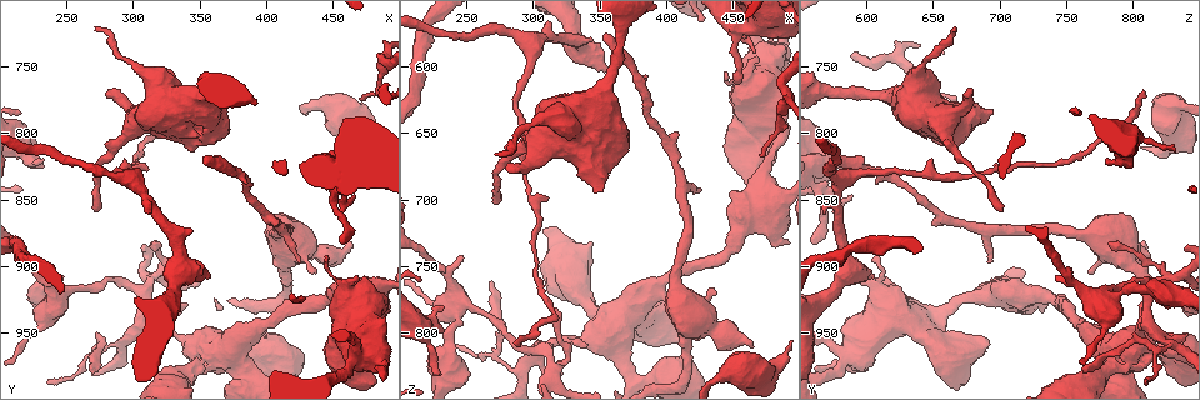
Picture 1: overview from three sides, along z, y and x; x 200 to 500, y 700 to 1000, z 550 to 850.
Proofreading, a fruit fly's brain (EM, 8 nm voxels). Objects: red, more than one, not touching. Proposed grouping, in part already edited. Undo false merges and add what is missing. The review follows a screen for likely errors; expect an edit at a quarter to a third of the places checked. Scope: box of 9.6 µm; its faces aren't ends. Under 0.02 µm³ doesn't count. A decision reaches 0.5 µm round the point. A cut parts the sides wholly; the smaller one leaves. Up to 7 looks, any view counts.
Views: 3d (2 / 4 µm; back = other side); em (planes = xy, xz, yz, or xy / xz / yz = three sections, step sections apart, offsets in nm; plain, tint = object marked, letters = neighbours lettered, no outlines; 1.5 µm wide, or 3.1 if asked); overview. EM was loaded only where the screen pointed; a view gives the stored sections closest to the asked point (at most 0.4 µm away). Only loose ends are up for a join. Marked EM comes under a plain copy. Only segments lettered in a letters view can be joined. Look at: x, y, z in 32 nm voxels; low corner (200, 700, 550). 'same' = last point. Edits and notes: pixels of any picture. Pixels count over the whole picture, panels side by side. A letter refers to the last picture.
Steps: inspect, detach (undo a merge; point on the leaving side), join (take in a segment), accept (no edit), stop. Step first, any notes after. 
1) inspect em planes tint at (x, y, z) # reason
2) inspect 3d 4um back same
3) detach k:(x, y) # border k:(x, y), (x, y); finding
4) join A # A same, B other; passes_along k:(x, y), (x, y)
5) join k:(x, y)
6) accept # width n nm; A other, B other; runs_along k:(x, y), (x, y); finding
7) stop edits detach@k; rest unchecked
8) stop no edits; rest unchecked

inspect em xy step 4 letters at (470, 908, 592) # an open end

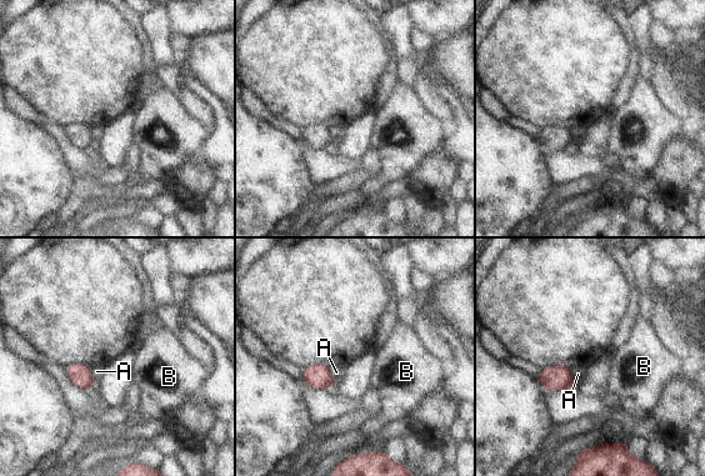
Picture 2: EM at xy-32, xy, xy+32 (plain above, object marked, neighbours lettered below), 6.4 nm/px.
inspect em xz step 8 letters same # cut it another way

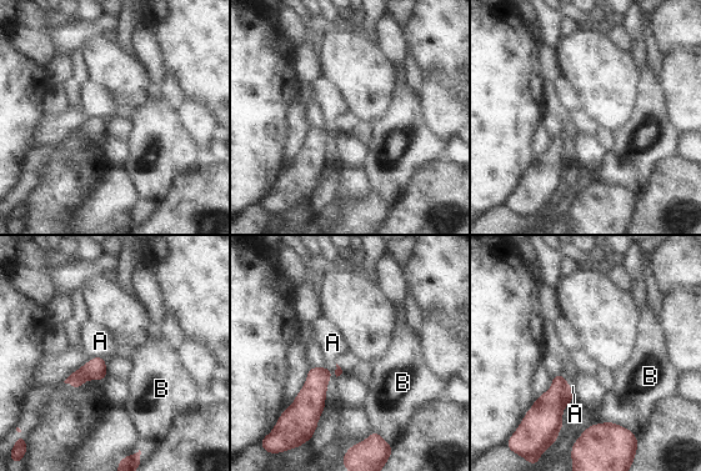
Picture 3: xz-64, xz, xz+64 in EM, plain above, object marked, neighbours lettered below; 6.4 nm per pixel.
accept # longest_contact A 280 nm; A other, B other; border 3:(324, 365), (330, 372), (324, 406); none of them fits

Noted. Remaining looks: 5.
inspect 3d 4um at (354, 822, 576) # an open end

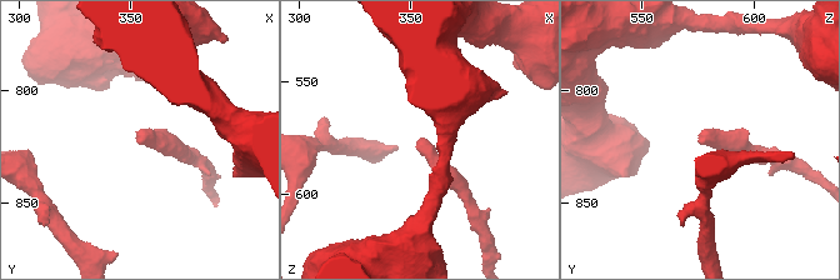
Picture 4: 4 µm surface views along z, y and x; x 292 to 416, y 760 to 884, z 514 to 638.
inspect em xy step 8 letters at (355, 820, 577)

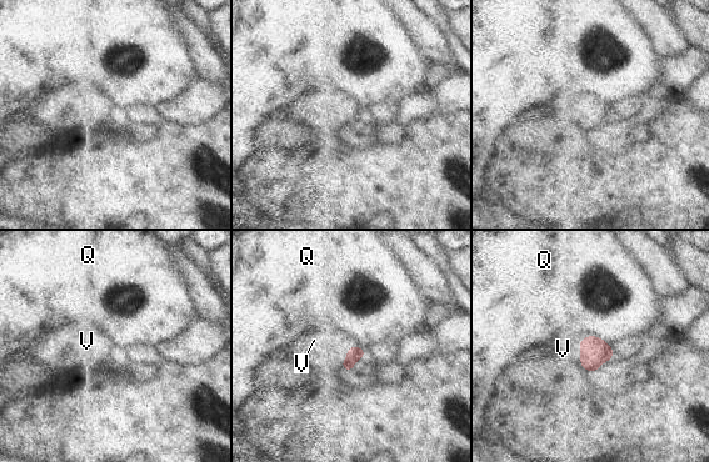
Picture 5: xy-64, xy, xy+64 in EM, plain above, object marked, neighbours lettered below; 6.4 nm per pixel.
join V # Q other, V same; passes_along 5:(594, 351), (579, 350), (563, 348); the neuron continues

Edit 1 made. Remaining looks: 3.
inspect overview

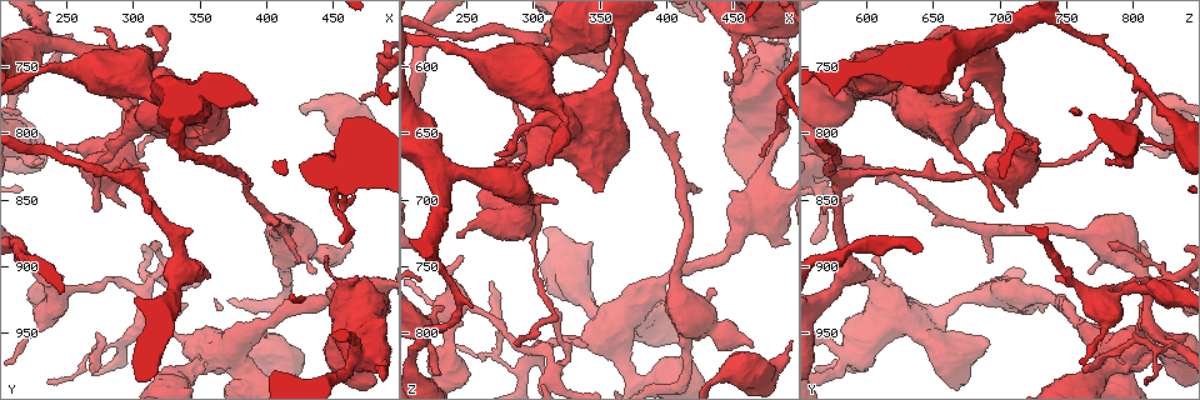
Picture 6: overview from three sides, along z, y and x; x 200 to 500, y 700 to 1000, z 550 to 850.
inspect 3d 2um at (242, 814, 728) # branch stops here

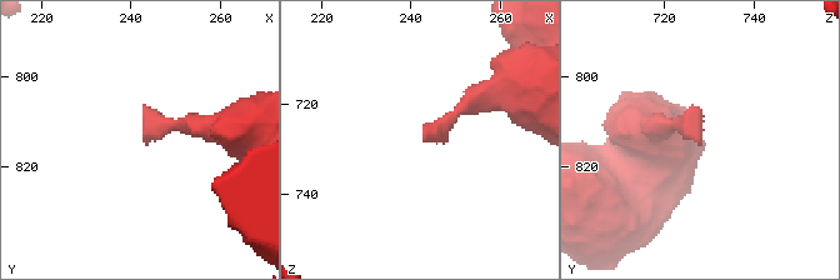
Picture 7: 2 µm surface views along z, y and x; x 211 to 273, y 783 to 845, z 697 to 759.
inspect em planes letters at (243, 815, 727) # need the tissue

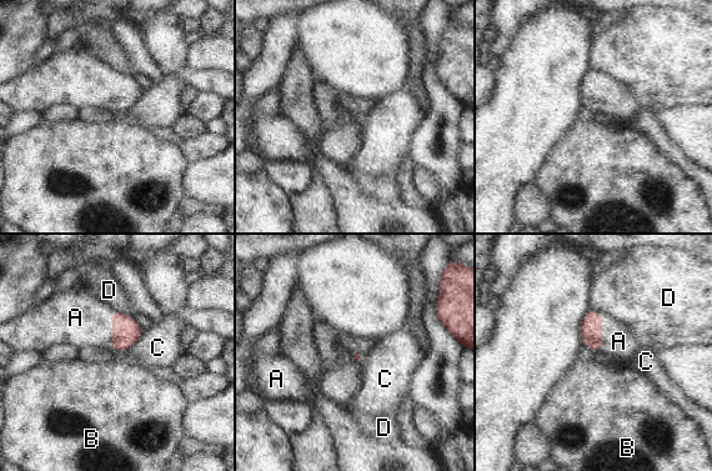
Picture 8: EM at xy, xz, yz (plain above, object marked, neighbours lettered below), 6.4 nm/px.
join A # longest_contact A 260 nm; A same, B other, C other, D other; passes_along 8:(591, 334), (601, 332), (618, 341); it goes on there

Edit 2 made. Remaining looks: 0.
stop edits join@5, join@8; rest unchecked

